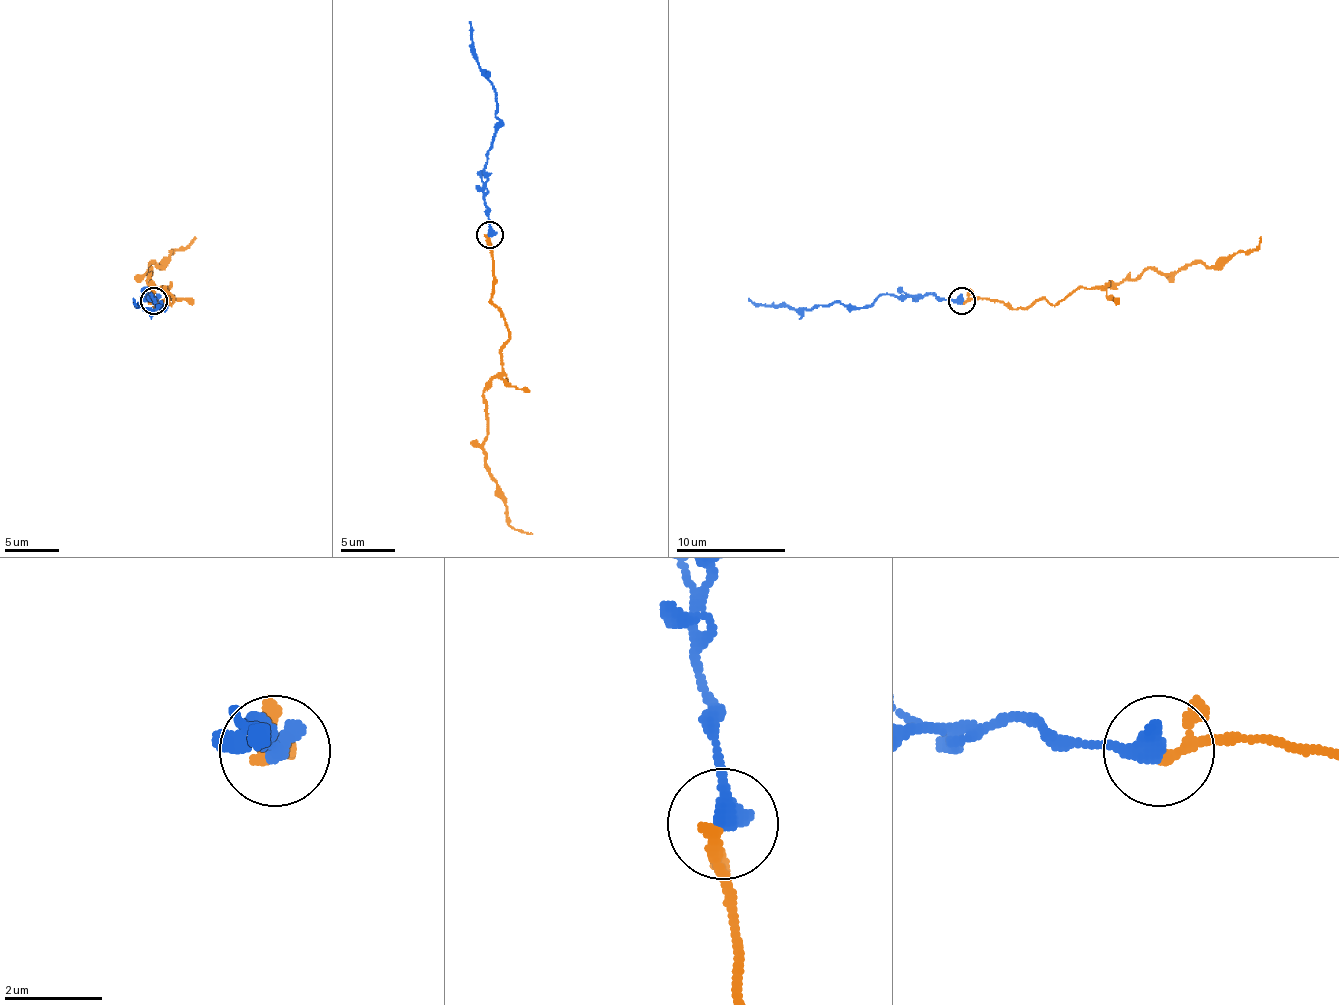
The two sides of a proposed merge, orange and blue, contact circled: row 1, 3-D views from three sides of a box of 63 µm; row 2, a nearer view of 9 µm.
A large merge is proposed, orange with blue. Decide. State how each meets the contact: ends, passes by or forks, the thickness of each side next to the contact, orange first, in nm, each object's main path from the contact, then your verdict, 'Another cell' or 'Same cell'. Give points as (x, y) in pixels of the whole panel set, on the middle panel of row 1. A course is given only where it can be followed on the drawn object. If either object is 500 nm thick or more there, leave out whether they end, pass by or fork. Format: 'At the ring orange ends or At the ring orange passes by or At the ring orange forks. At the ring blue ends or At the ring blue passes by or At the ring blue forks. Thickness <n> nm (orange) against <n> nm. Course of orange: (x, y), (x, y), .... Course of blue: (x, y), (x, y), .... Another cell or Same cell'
At the ring orange passes by. At the ring blue ends. Thickness 190 nm (orange) against 440 nm. Course of orange: (490, 235), (490, 301), (509, 333), (501, 372), (482, 394), (482, 454), (507, 522), (531, 533). Course of blue: (490, 235), (485, 202), (488, 153), (496, 137), (498, 118), (496, 90), (479, 66), (468, 22). Same cell

